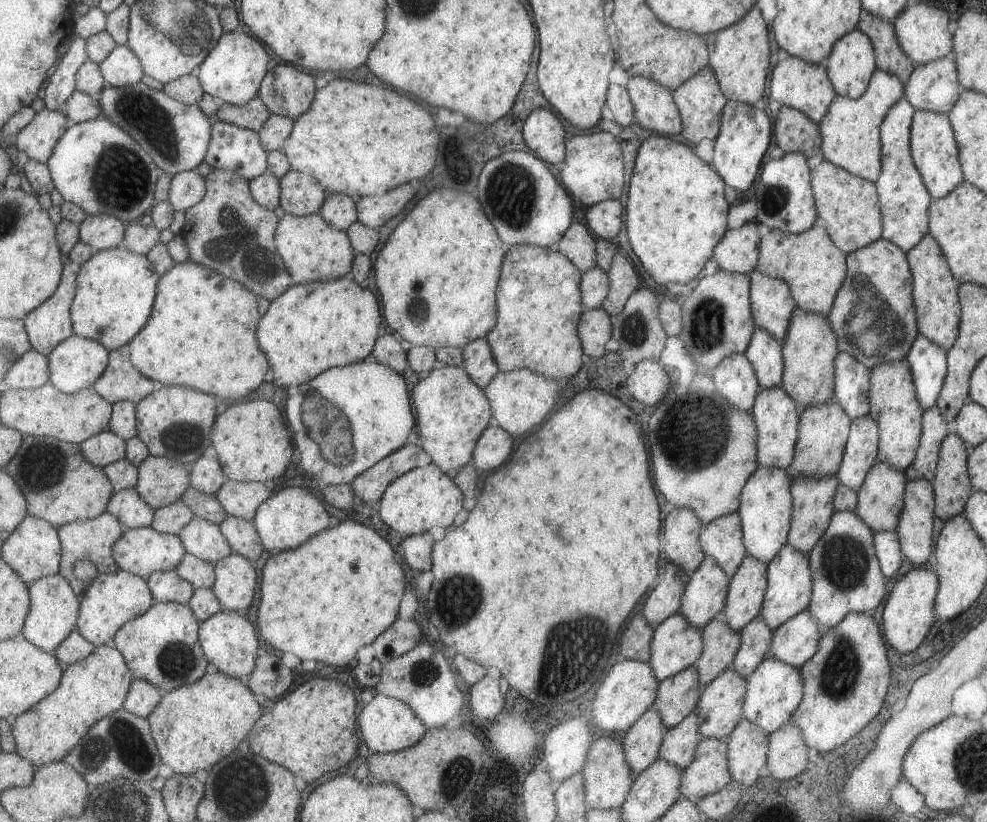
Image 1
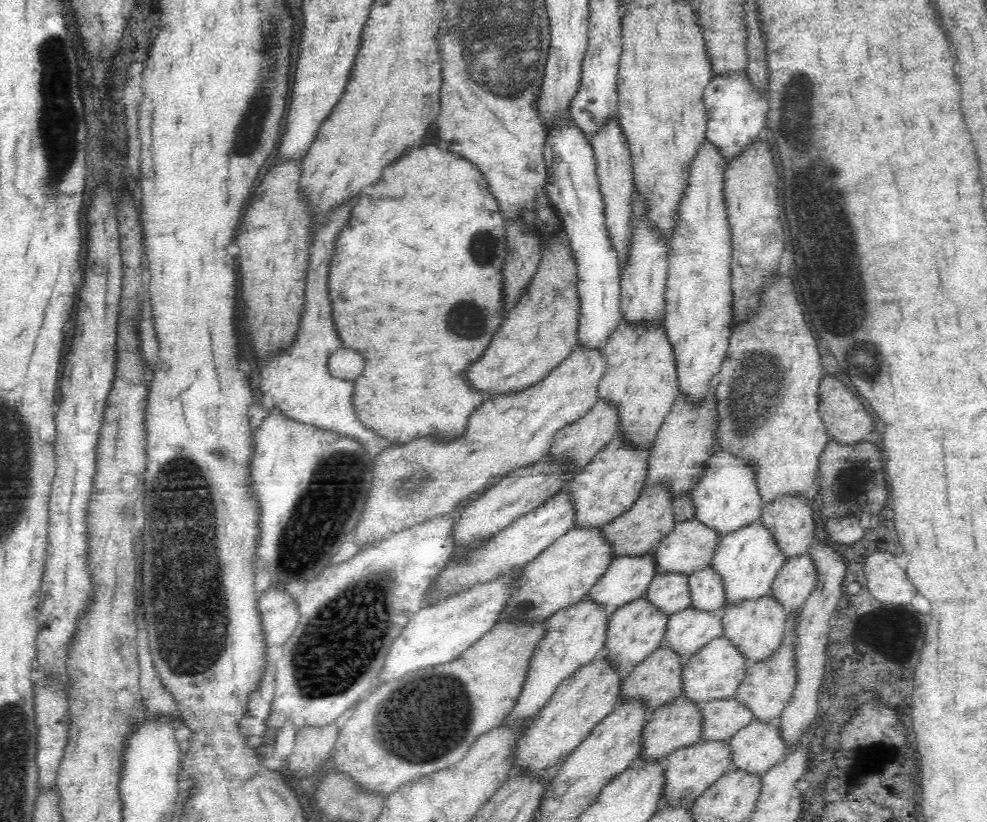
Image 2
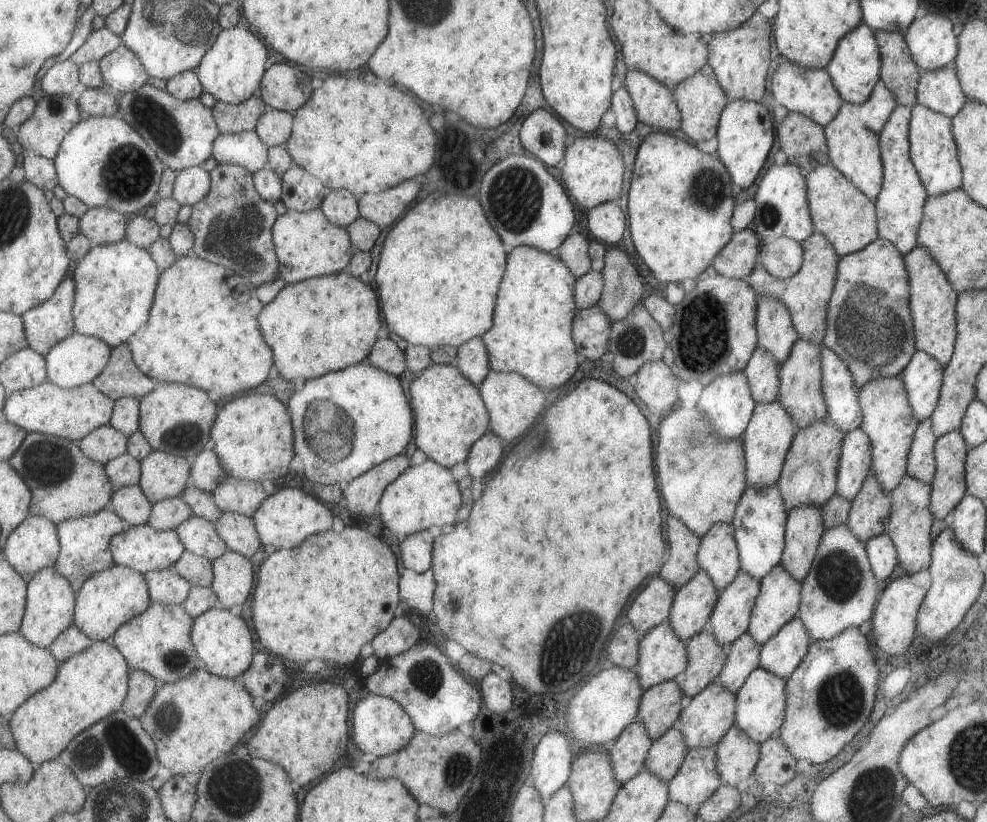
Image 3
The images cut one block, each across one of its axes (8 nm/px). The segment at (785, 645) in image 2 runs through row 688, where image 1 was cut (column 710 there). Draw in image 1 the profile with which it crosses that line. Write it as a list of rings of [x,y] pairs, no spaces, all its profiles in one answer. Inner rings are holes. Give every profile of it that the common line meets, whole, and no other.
[[[700,738],[692,761],[683,769],[680,796],[696,802],[733,782],[728,769],[726,740]]]

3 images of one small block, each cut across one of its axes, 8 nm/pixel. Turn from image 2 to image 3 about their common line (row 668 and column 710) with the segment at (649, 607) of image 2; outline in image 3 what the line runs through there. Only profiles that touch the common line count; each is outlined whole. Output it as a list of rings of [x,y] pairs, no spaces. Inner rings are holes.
[[[741,569],[733,581],[718,592],[706,629],[719,646],[727,648],[746,633],[757,594],[759,582]]]

